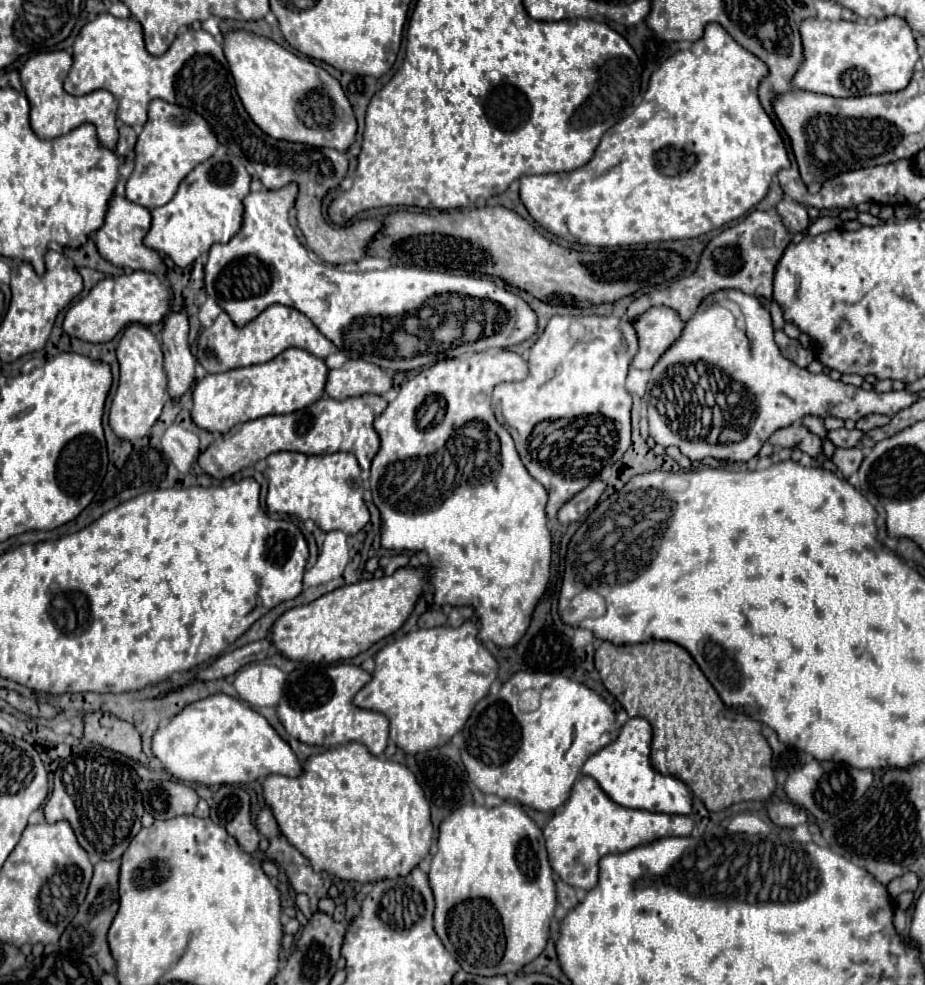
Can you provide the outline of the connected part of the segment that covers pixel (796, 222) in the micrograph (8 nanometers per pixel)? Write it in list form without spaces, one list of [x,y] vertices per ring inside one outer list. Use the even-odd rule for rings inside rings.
[[[783,199],[777,203],[777,213],[781,215],[783,223],[791,233],[805,233],[809,227],[809,215],[807,209],[791,199]]]

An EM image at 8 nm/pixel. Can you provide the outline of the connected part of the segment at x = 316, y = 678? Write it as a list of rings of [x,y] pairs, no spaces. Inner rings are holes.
[[[305,665],[289,673],[285,693],[279,701],[277,715],[285,731],[307,745],[345,745],[359,741],[367,745],[373,755],[381,755],[389,739],[389,721],[383,713],[359,709],[353,705],[355,693],[371,681],[371,675],[357,665]]]

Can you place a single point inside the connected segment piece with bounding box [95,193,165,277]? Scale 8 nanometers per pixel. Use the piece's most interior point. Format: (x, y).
(120, 239)

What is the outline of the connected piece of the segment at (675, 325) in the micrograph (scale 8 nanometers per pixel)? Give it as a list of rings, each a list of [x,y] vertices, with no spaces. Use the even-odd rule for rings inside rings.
[[[651,307],[647,309],[645,313],[641,313],[635,321],[633,321],[633,327],[635,327],[635,333],[639,337],[639,351],[637,355],[633,357],[631,361],[629,373],[631,369],[635,371],[649,371],[649,379],[651,376],[651,365],[655,365],[655,361],[679,339],[679,333],[683,331],[683,321],[679,321],[679,315],[673,311],[673,309],[667,309],[667,307]]]

